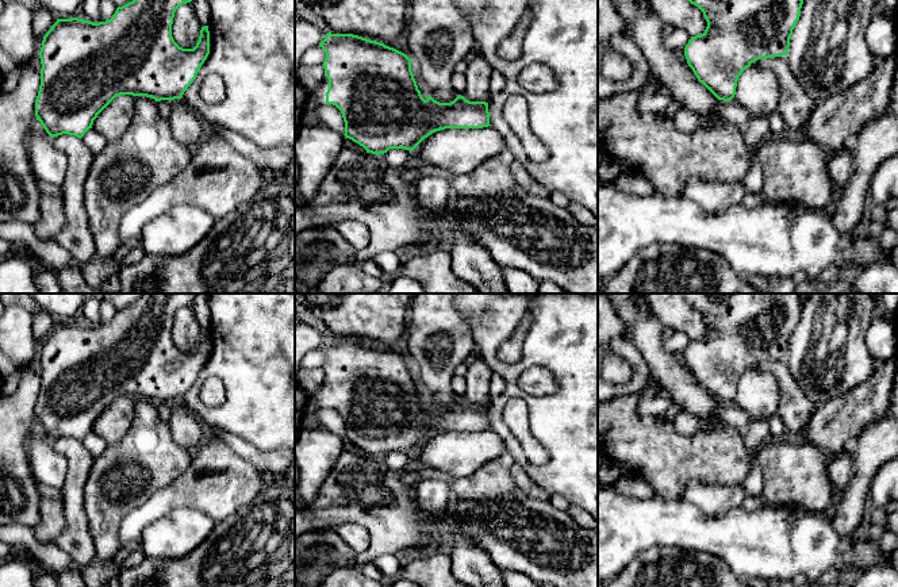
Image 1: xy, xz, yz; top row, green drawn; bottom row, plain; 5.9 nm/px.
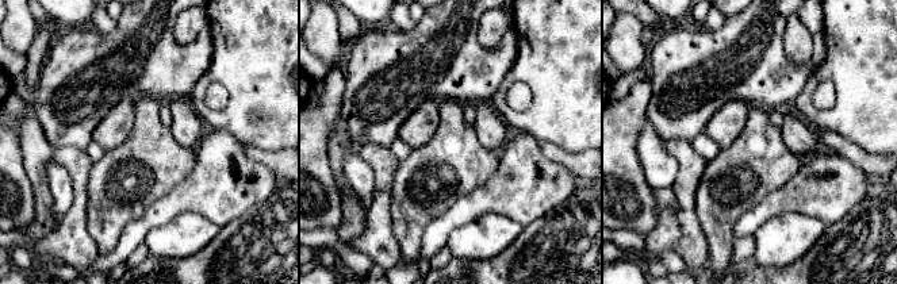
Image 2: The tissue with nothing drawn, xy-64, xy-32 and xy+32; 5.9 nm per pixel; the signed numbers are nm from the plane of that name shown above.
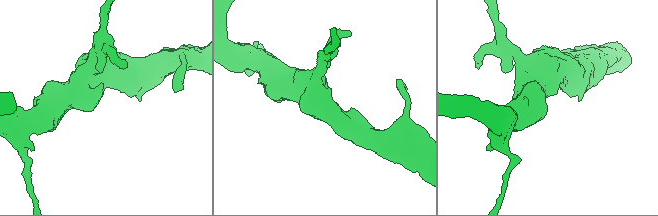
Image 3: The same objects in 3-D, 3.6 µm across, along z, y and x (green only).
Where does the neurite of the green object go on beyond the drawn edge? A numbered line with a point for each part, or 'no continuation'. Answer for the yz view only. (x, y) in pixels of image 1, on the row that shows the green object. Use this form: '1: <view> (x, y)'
no continuation

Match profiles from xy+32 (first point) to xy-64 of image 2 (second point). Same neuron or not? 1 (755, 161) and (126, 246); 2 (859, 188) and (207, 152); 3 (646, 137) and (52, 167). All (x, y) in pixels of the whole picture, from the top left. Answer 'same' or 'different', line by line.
1: different
2: same
3: same

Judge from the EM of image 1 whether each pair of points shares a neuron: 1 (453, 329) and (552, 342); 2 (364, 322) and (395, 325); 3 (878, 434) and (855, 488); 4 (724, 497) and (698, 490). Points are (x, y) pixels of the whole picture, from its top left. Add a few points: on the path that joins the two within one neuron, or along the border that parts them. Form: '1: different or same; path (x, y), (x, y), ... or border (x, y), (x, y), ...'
1: different; border (455, 307), (468, 325), (476, 352)
2: same; path (372, 322), (387, 323)
3: same; path (872, 448), (862, 475)
4: same; path (717, 497), (705, 497)

